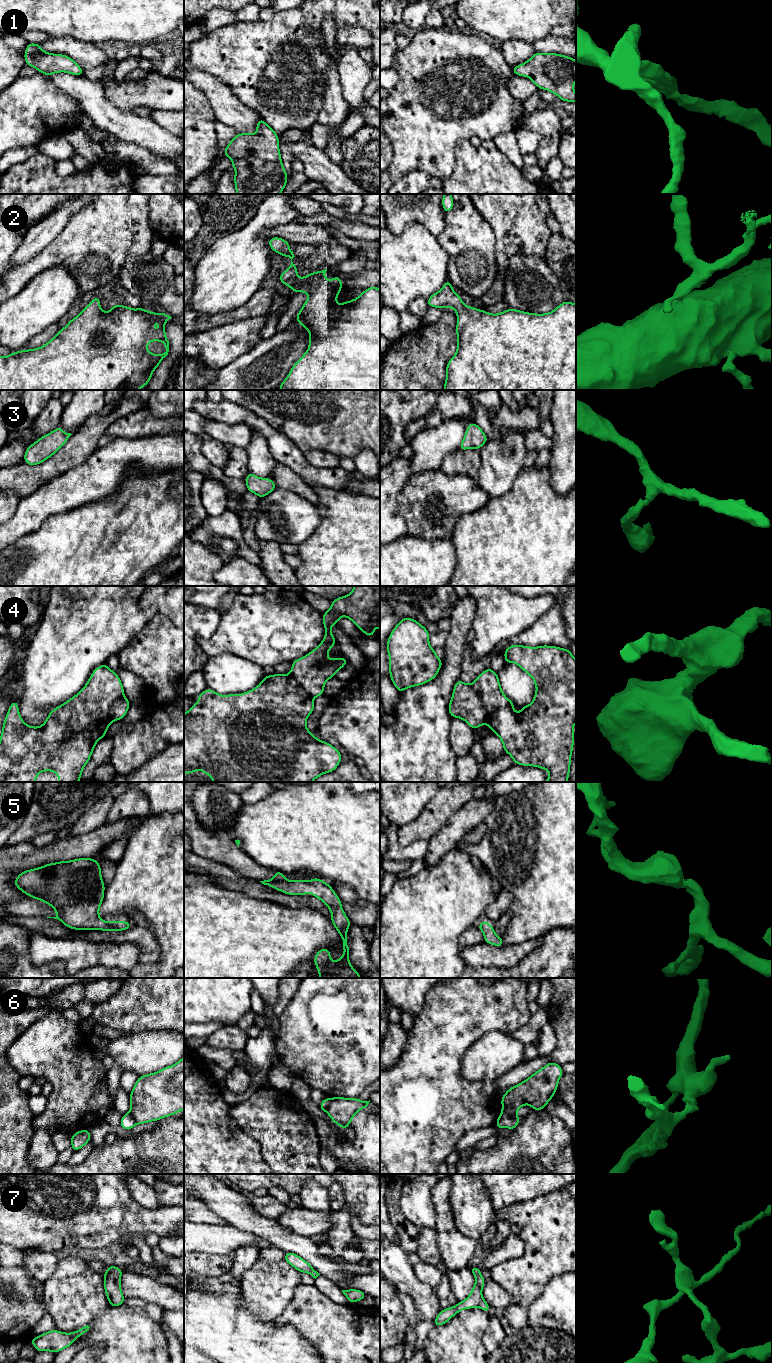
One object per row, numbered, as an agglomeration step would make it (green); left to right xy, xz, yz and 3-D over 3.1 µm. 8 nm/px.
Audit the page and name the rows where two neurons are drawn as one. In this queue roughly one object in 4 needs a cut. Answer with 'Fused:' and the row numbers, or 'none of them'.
Fused: 4, 6

